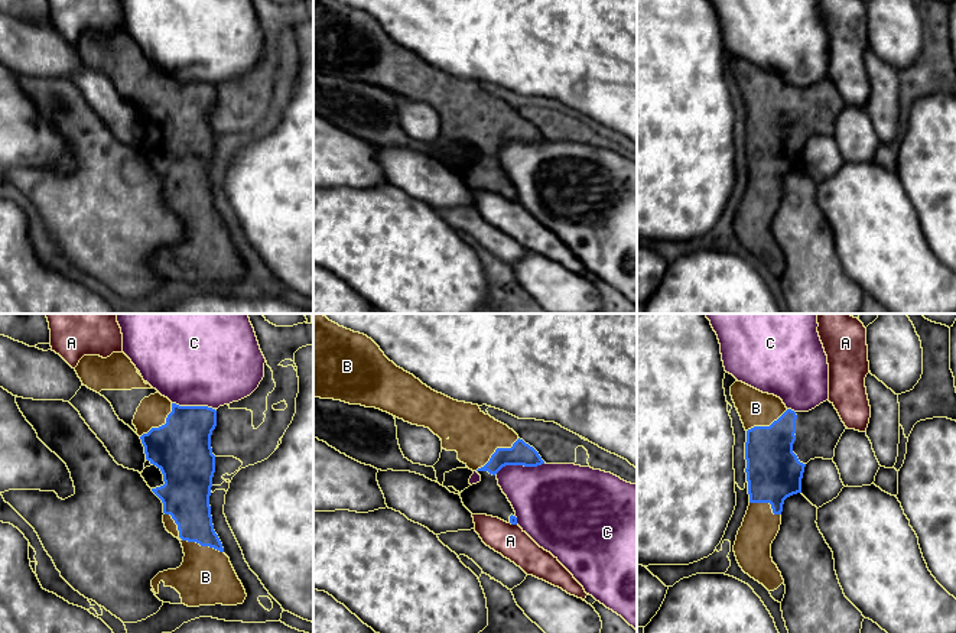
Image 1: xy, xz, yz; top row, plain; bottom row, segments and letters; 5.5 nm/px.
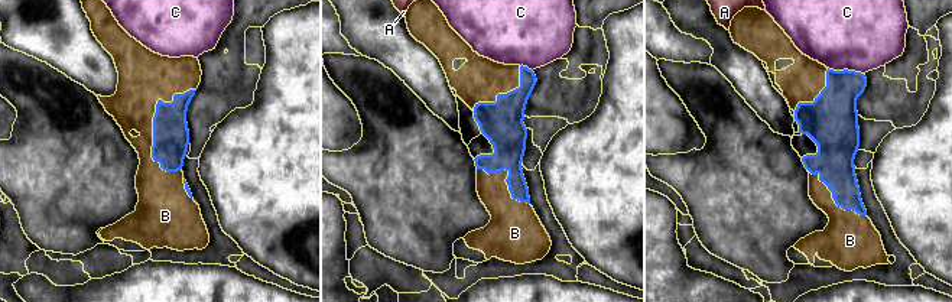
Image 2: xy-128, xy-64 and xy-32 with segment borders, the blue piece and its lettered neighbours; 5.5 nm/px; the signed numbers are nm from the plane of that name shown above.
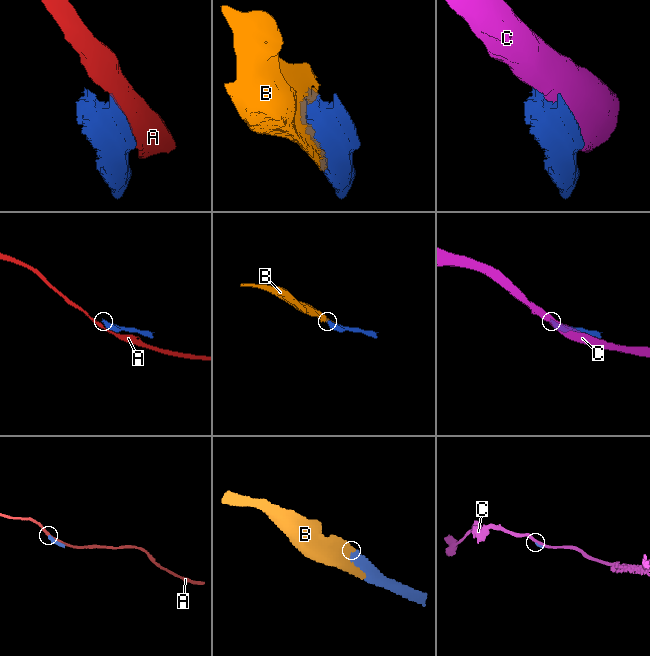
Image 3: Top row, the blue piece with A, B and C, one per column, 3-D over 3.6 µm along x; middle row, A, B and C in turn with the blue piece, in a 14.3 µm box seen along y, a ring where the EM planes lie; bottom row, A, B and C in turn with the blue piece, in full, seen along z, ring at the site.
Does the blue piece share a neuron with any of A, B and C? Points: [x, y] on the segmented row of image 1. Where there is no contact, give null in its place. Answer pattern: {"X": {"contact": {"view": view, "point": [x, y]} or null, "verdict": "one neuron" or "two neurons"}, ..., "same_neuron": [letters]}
{"A": {"contact": {"view": "xz", "point": [513, 523]}, "verdict": "two neurons"}, "B": {"contact": {"view": "xy", "point": [188, 541]}, "verdict": "one neuron"}, "C": {"contact": {"view": "xz", "point": [520, 464]}, "verdict": "two neurons"}, "same_neuron": ["B"]}

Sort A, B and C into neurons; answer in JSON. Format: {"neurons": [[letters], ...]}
{"neurons": [["A"], ["B"], ["C"]]}

